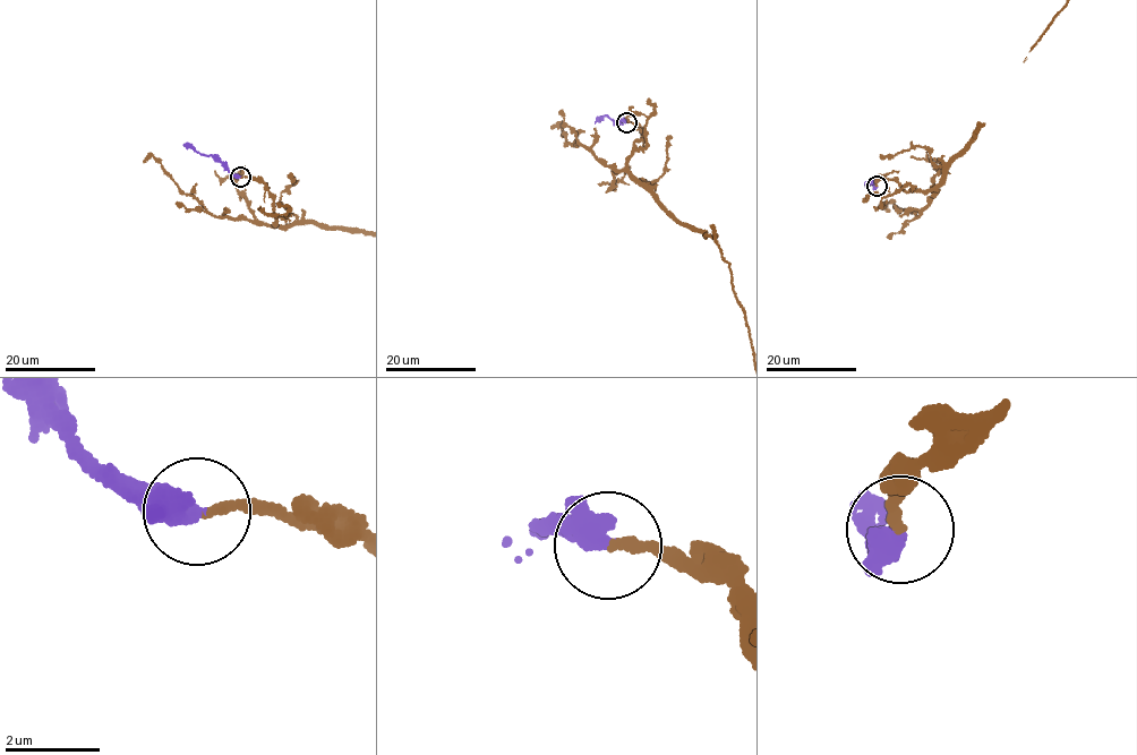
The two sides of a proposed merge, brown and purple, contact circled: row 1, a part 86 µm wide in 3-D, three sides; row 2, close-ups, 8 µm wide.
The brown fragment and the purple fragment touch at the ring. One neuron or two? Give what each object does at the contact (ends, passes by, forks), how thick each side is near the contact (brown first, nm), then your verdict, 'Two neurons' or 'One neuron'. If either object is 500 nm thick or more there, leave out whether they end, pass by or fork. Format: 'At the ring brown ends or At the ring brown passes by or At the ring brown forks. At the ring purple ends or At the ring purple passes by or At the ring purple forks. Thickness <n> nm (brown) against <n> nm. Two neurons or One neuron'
At the ring brown ends. At the ring purple passes by. Thickness 200 nm (brown) against 360 nm. One neuron

